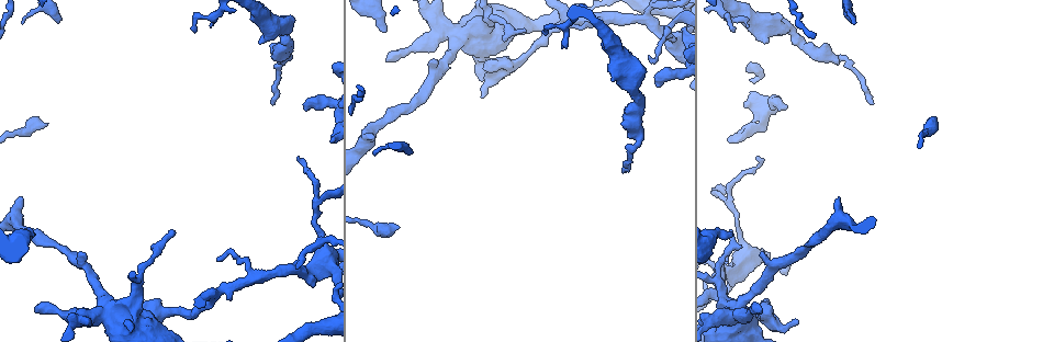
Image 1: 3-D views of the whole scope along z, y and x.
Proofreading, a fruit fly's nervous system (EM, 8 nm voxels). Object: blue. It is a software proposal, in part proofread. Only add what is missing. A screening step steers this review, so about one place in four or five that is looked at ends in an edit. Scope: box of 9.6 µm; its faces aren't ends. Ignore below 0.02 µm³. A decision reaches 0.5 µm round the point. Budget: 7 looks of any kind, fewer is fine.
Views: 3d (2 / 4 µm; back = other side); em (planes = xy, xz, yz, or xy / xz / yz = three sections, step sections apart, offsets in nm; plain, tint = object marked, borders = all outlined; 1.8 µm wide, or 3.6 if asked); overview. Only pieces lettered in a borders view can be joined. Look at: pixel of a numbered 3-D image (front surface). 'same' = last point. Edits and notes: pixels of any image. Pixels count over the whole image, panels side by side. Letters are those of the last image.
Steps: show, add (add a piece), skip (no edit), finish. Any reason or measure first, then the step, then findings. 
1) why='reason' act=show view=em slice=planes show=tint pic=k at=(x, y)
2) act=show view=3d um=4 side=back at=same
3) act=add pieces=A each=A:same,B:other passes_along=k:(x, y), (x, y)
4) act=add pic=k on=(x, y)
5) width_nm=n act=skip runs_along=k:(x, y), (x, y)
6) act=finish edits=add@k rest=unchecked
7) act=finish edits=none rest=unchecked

why='branch stops here' act=show view=3d um=2 pic=1 at=(657, 87)

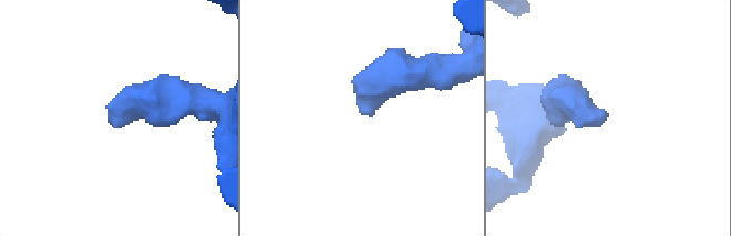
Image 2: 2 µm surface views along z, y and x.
act=show view=em slice=planes show=plain pic=2 at=(366, 112)

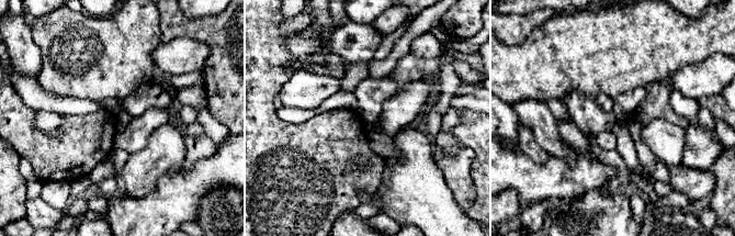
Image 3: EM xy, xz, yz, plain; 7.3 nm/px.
why='see the neighbours' act=show view=em slice=planes show=borders at=same

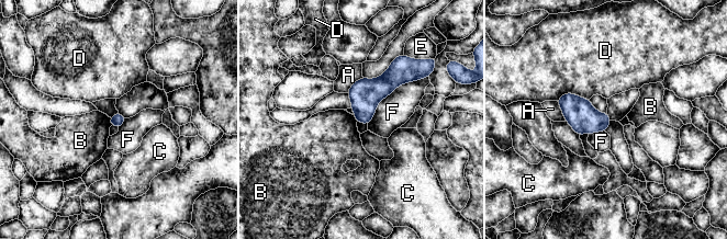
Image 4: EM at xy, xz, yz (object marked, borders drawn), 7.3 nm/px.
act=skip each=A:other,B:other,C:other,D:other,E:other,F:other found='no lettered piece goes on from it'

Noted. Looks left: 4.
why='branch stops here' act=show view=3d um=2 pic=1 at=(729, 231)

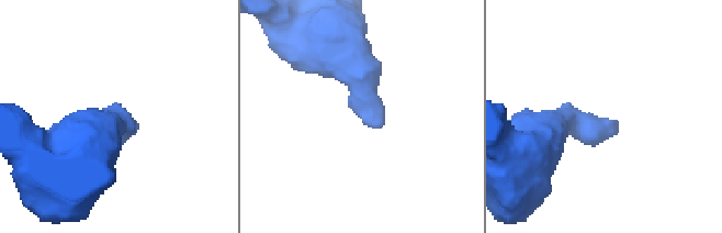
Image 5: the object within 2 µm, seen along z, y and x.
why='need the tissue' act=show view=em slice=planes show=tint pic=5 at=(382, 124)

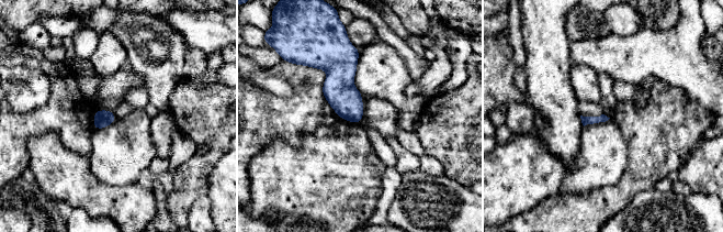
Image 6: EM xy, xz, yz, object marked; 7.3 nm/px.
act=show view=em slice=planes show=borders at=same

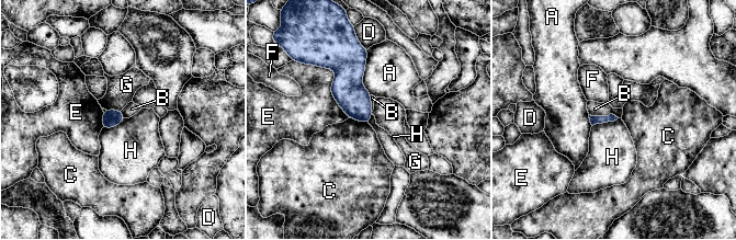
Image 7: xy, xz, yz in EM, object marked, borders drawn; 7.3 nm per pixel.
longest_contact=E:460nm act=skip each=A:other,B:other,C:other,D:other,E:other,F:other,G:other,H:other border=7:(589, 114), (614, 114), (619, 117) found='none of them fits'

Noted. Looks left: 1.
why='sudden change in width' act=show view=em um=3.6 slice=xz step=16 show=borders pic=1 at=(927, 130)

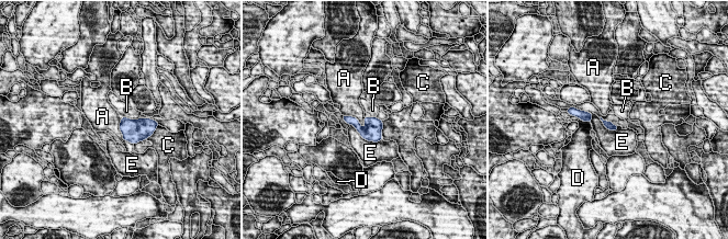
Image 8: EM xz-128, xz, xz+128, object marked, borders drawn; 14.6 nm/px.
width_nm=130 longest_contact=E:500nm act=skip each=A:other,B:other,C:other,D:other,E:other found='none of them fits'

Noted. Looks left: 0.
act=finish edits=none rest=unchecked

